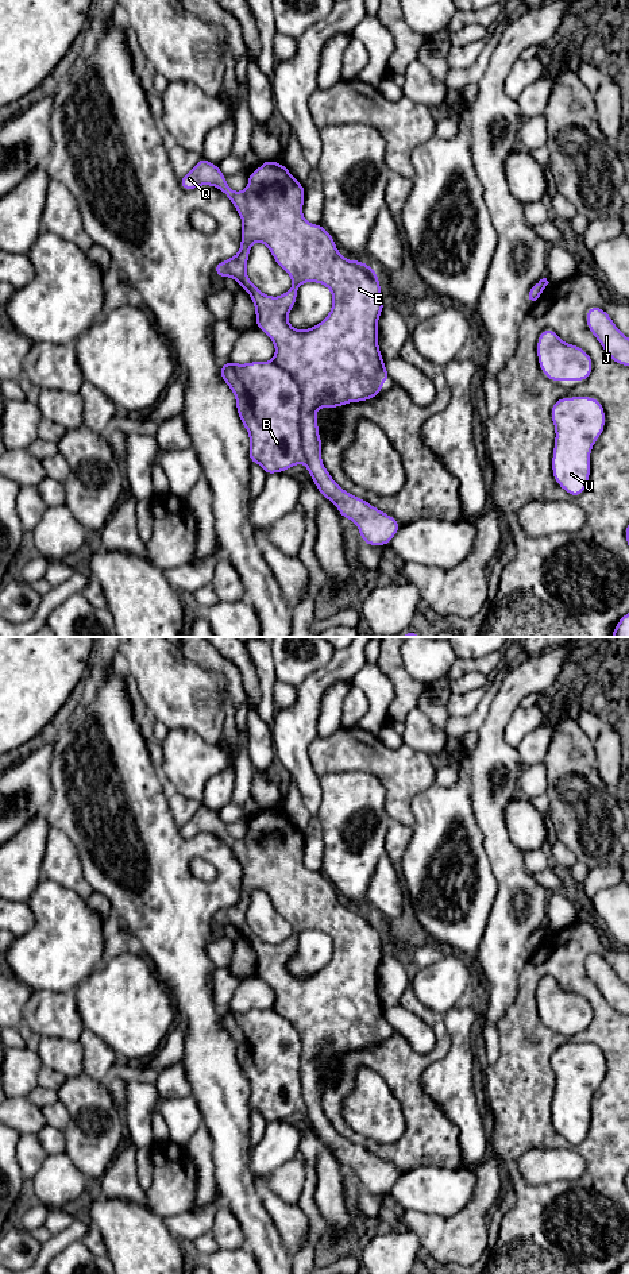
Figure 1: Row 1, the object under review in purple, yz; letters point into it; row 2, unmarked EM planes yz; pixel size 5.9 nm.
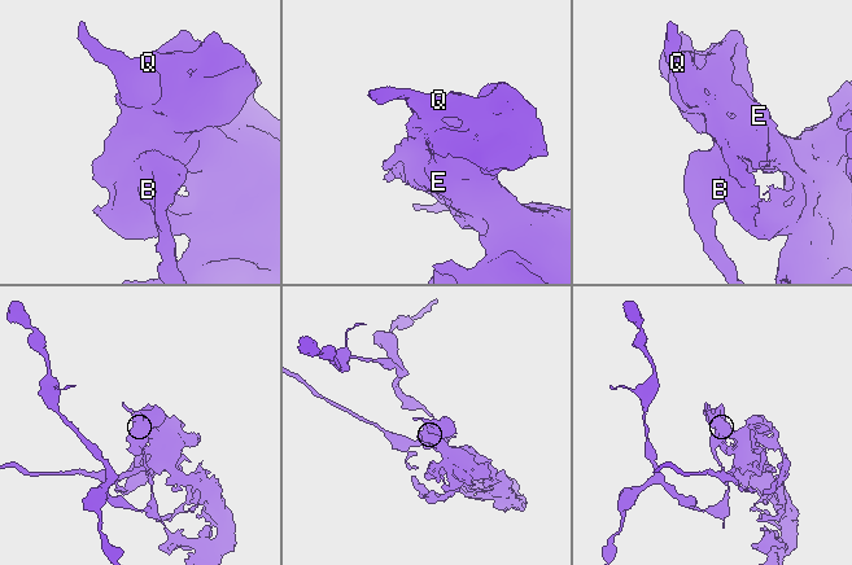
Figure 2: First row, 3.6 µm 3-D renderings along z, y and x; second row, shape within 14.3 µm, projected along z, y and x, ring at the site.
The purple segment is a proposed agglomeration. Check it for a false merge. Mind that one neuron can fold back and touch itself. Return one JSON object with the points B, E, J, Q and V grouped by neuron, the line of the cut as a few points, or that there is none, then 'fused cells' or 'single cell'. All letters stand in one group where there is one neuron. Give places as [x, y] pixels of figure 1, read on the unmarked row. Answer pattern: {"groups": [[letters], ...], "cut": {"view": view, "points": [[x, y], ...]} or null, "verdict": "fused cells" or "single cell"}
{"groups": [["B"], ["E", "J", "Q", "V"]], "cut": {"view": "yz", "points": [[273, 1007], [294, 1027], [300, 1038], [303, 1108]]}, "verdict": "fused cells"}

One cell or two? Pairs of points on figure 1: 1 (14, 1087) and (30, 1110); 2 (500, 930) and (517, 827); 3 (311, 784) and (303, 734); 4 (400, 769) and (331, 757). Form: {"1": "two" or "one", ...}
{"1": "two", "2": "two", "3": "one", "4": "one"}

